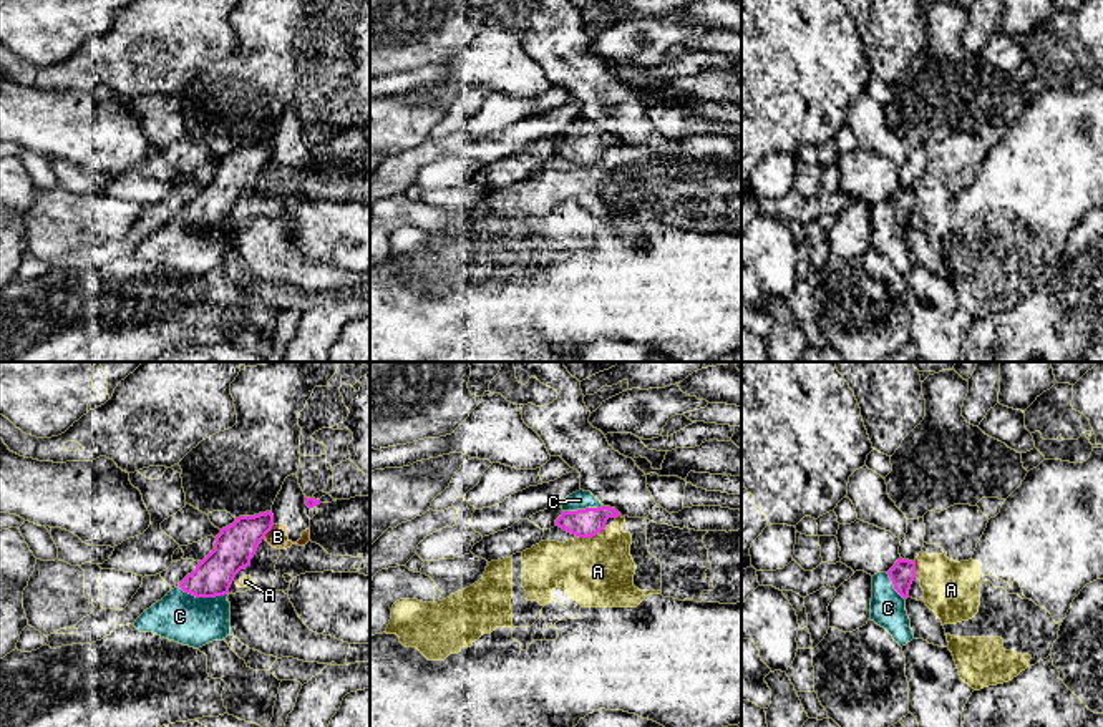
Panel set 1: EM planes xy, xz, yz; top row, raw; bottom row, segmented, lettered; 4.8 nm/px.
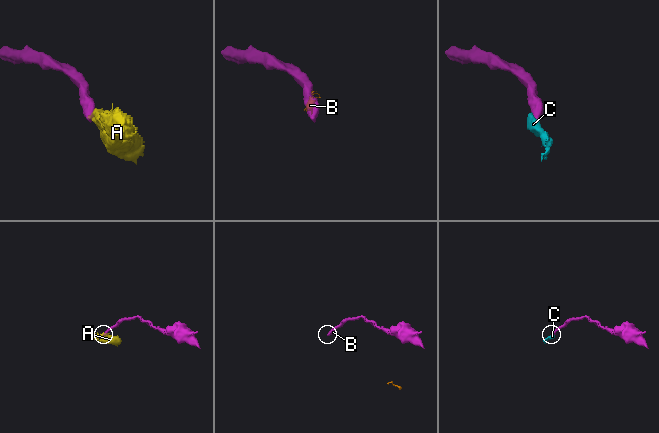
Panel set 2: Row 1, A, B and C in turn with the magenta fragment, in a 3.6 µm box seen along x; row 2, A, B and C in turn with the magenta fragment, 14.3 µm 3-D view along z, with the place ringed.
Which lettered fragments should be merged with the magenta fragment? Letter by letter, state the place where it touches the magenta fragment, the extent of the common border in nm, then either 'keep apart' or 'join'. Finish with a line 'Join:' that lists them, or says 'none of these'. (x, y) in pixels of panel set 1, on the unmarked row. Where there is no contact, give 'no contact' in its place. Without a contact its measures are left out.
A: contact xz (592, 163); length 150 nm; keep apart
B: contact xy (269, 158); length 90 nm; keep apart
C: contact xy (203, 224); length 240 nm; join
Join: C

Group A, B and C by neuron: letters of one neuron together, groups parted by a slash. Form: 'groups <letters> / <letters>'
groups A / B / C

